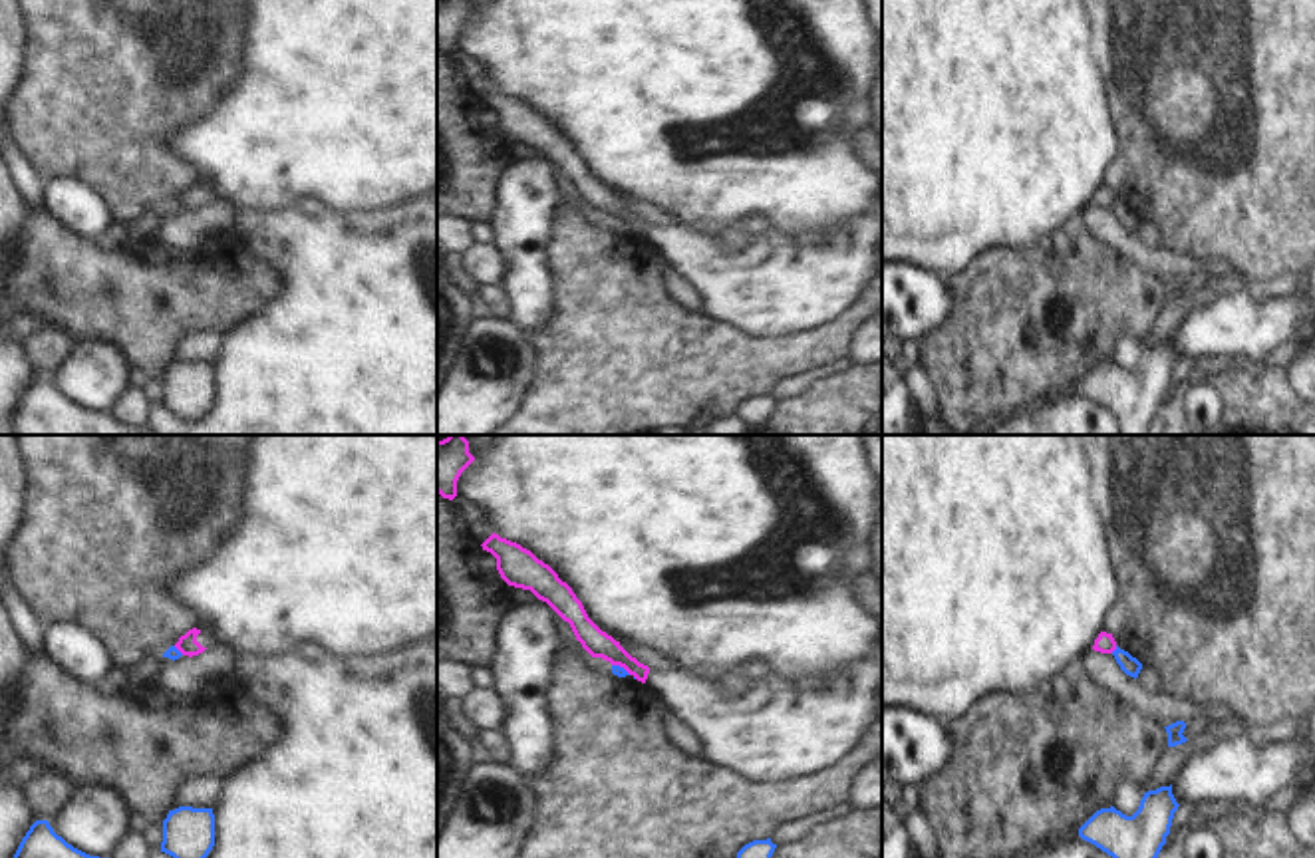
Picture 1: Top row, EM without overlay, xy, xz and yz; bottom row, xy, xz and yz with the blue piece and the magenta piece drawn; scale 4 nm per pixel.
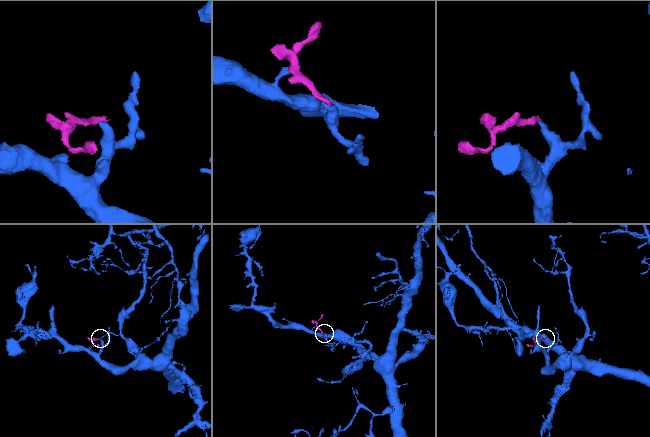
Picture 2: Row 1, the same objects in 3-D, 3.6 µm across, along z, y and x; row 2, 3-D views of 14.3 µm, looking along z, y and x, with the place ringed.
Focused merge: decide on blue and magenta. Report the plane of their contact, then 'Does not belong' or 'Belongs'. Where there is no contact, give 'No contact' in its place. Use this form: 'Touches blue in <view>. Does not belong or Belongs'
Touches blue in yz. Does not belong

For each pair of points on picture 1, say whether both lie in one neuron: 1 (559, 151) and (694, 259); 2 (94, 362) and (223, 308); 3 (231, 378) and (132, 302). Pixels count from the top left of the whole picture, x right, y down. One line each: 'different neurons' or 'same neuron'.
1: same neuron
2: different neurons
3: different neurons

